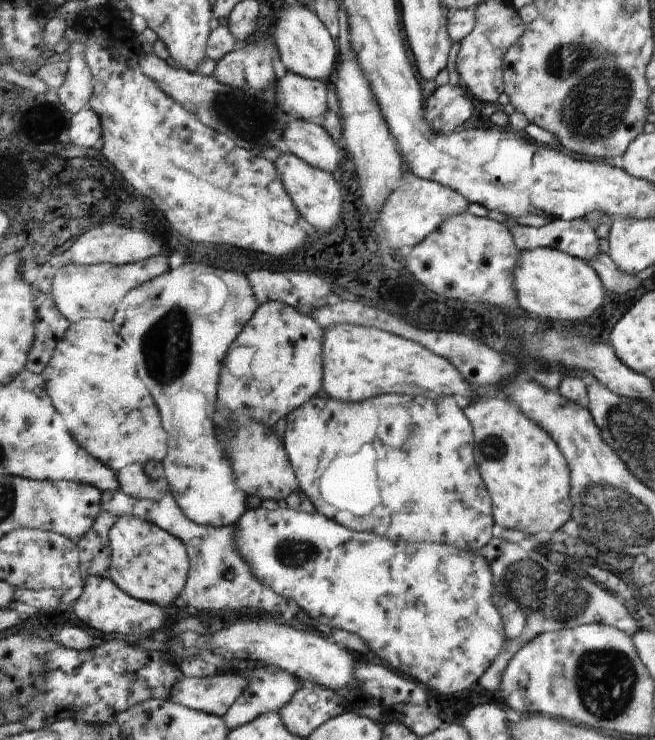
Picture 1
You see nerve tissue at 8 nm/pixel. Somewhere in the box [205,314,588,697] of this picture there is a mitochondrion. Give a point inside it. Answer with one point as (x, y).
(290, 553)

